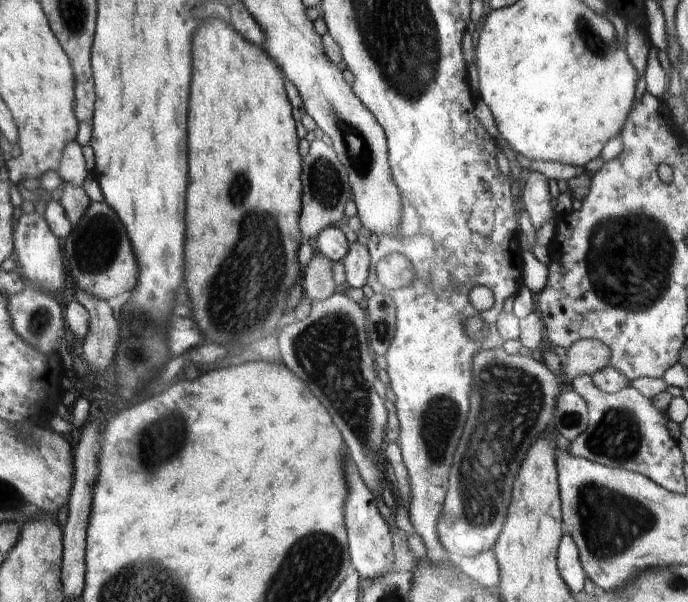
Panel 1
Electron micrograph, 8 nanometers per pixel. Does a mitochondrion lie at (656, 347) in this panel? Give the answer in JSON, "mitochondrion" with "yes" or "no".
{"mitochondrion":"no"}

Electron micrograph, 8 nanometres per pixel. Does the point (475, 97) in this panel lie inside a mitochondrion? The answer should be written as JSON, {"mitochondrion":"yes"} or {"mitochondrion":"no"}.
{"mitochondrion":"no"}

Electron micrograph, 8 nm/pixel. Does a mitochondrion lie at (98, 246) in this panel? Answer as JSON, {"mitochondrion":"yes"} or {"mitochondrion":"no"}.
{"mitochondrion":"yes"}

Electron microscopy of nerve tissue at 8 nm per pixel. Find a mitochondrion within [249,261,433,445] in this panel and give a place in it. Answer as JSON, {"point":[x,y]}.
{"point":[380,328]}

